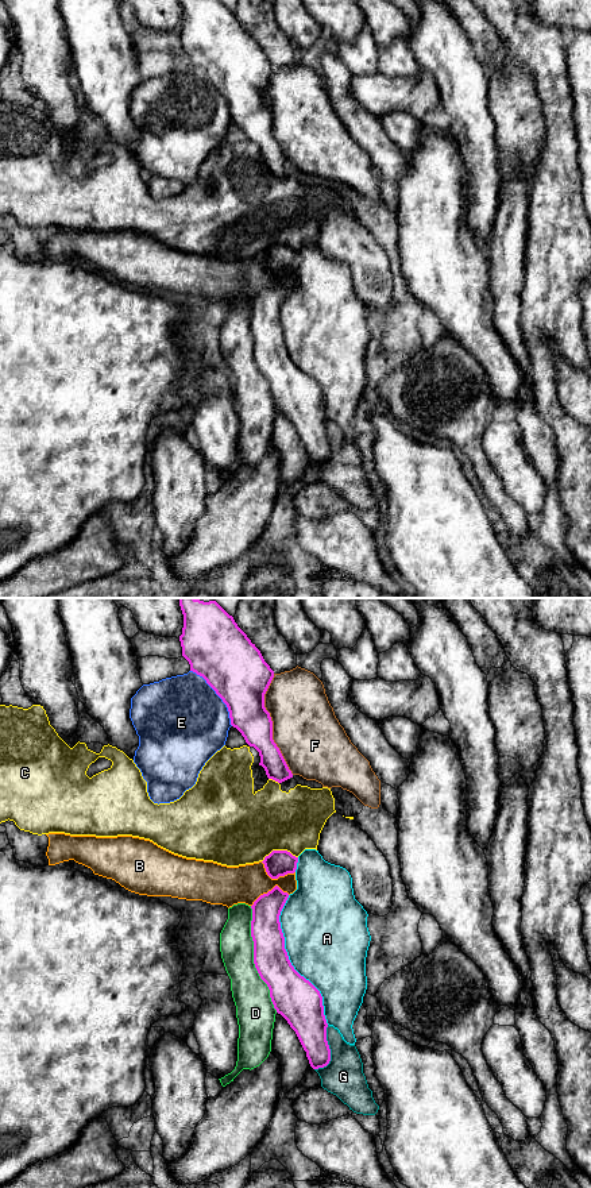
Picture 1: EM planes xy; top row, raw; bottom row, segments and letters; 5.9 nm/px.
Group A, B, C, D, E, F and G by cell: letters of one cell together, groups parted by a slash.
A / B C / D / E / F / G

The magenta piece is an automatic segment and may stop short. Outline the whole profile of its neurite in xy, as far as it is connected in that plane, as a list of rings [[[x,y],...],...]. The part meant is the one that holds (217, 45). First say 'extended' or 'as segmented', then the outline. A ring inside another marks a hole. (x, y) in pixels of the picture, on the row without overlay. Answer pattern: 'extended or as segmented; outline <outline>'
as segmented; outline [[[179,0],[184,9],[184,23],[179,31],[182,51],[189,57],[190,66],[202,72],[206,78],[227,100],[231,120],[236,123],[246,138],[254,142],[260,151],[260,158],[269,174],[282,178],[293,173],[279,143],[273,135],[273,116],[264,103],[264,89],[274,73],[274,66],[264,57],[260,46],[251,38],[247,30],[237,22],[233,12],[229,11],[220,0]]]

